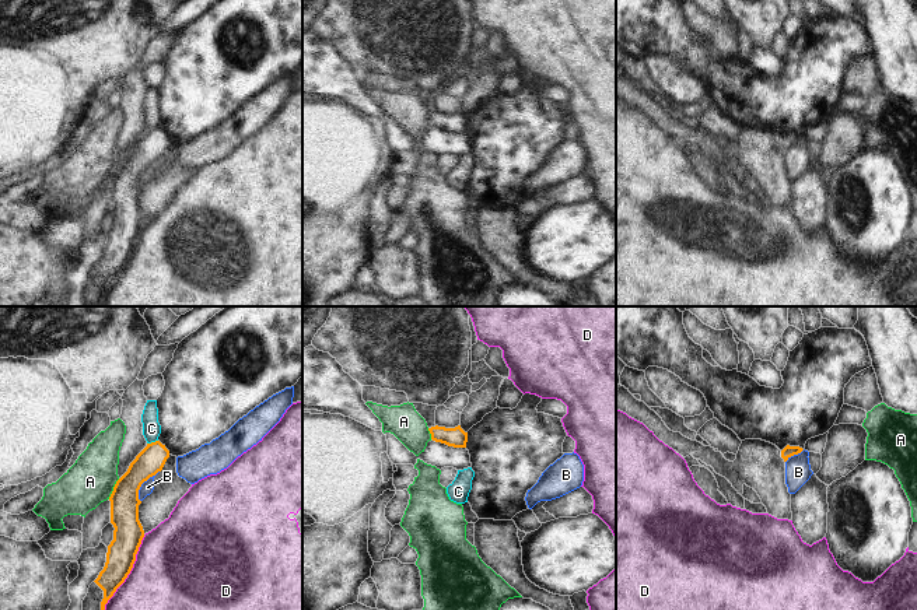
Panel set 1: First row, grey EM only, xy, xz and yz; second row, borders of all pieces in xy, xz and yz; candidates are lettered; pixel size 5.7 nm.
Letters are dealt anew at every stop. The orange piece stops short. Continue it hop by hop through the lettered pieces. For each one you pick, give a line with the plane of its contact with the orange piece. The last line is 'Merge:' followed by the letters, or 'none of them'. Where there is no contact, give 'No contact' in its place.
Merge: none of them

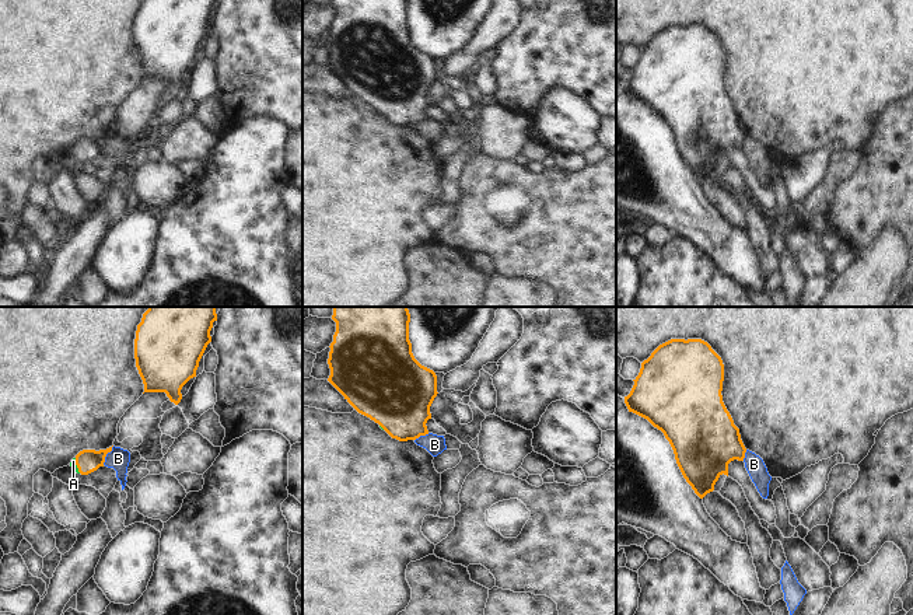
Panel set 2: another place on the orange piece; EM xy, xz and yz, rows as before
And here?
A: Touches orange in xy
Merge: A

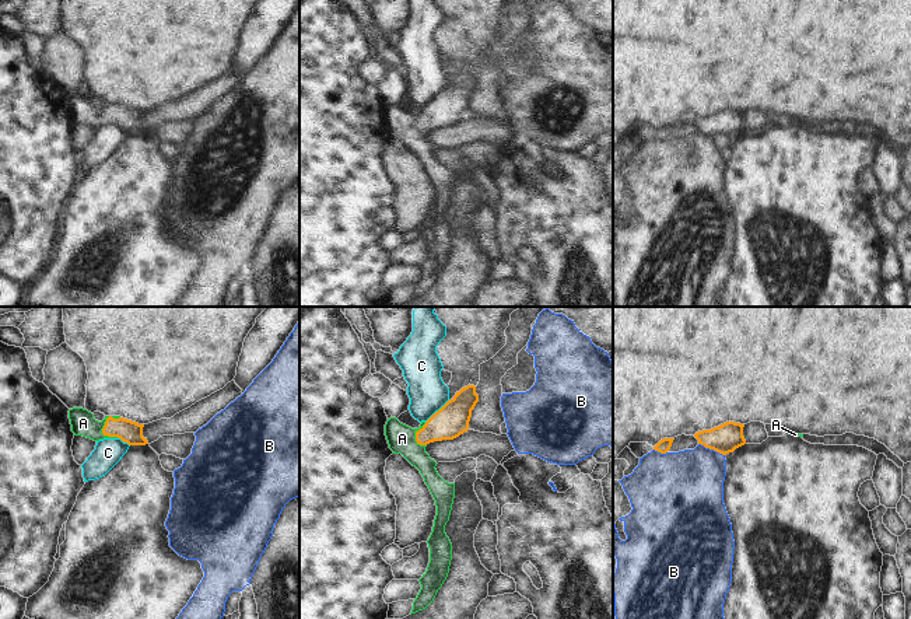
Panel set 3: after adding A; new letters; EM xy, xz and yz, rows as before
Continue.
A: Touches orange in xy
Merge: A

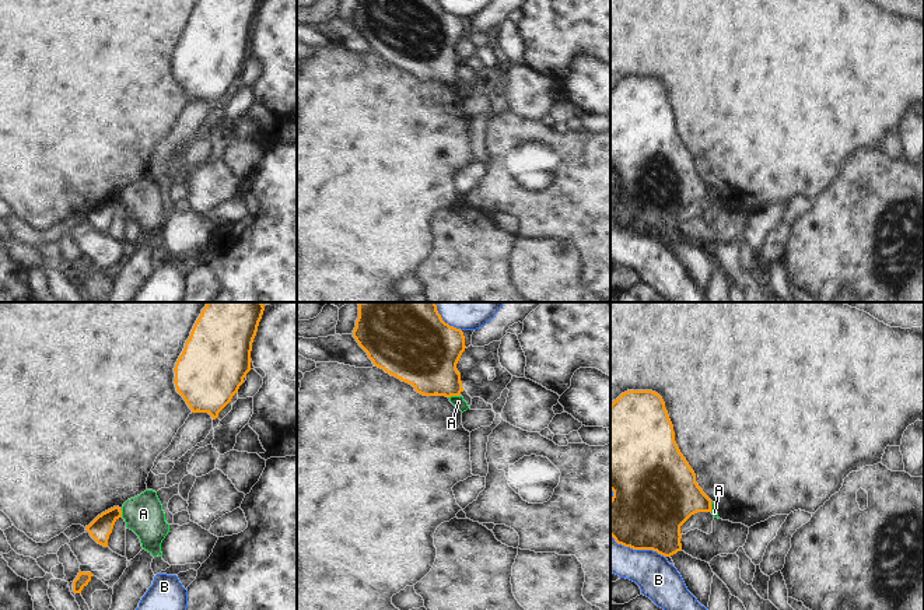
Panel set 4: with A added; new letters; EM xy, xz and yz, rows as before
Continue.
Merge: none of them

